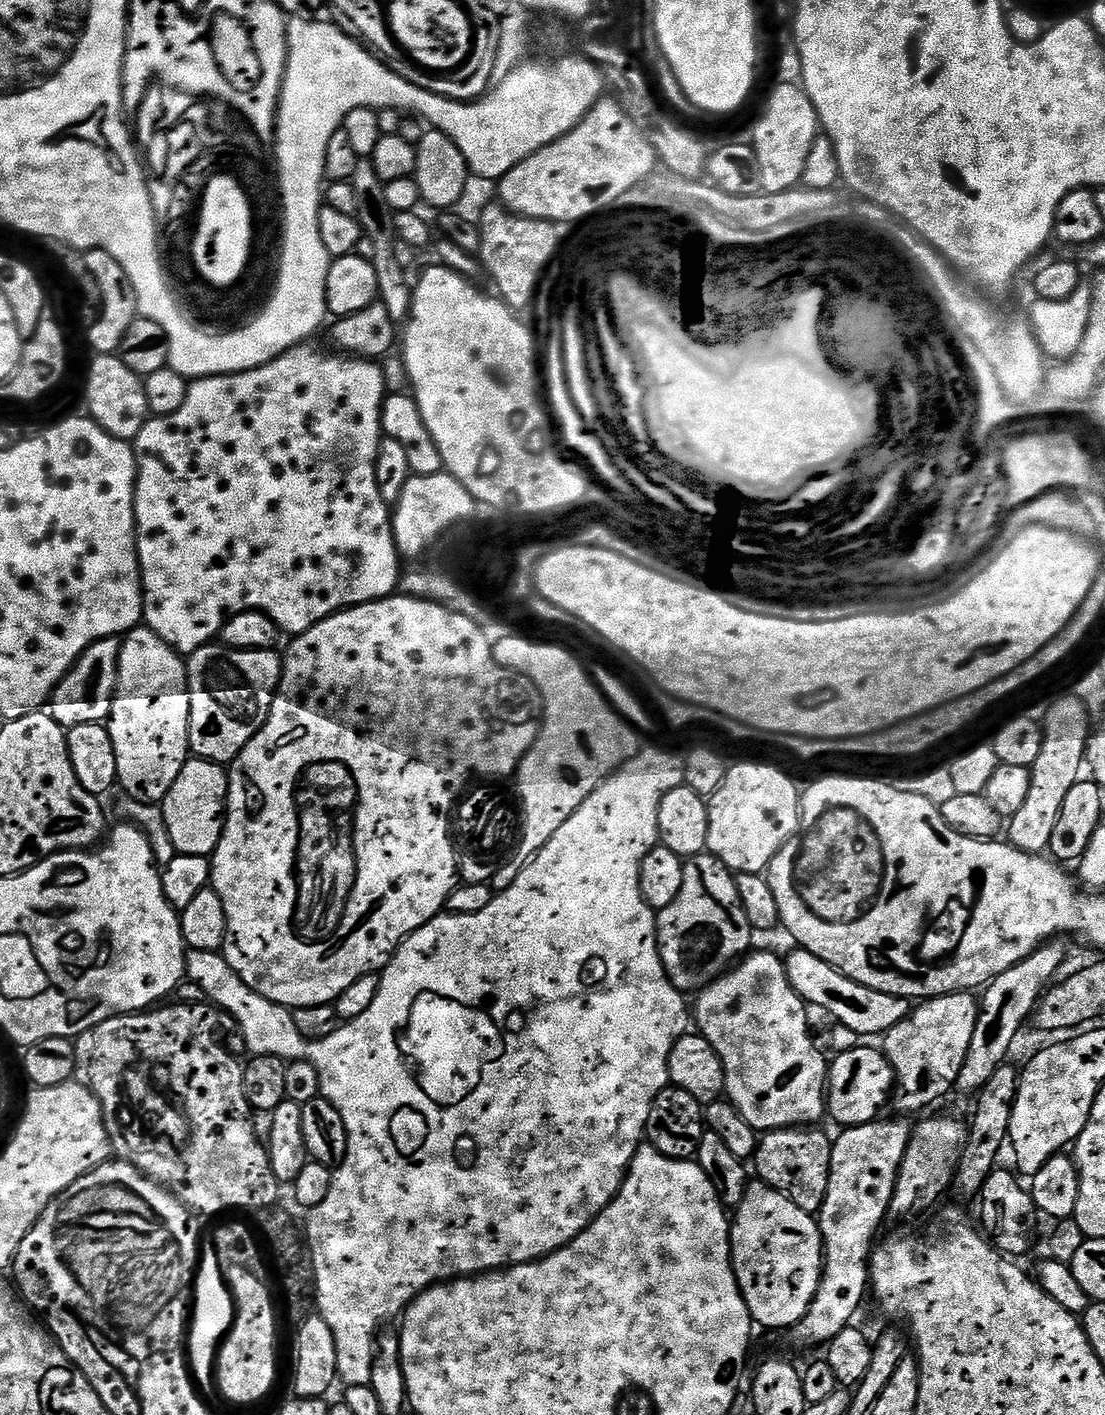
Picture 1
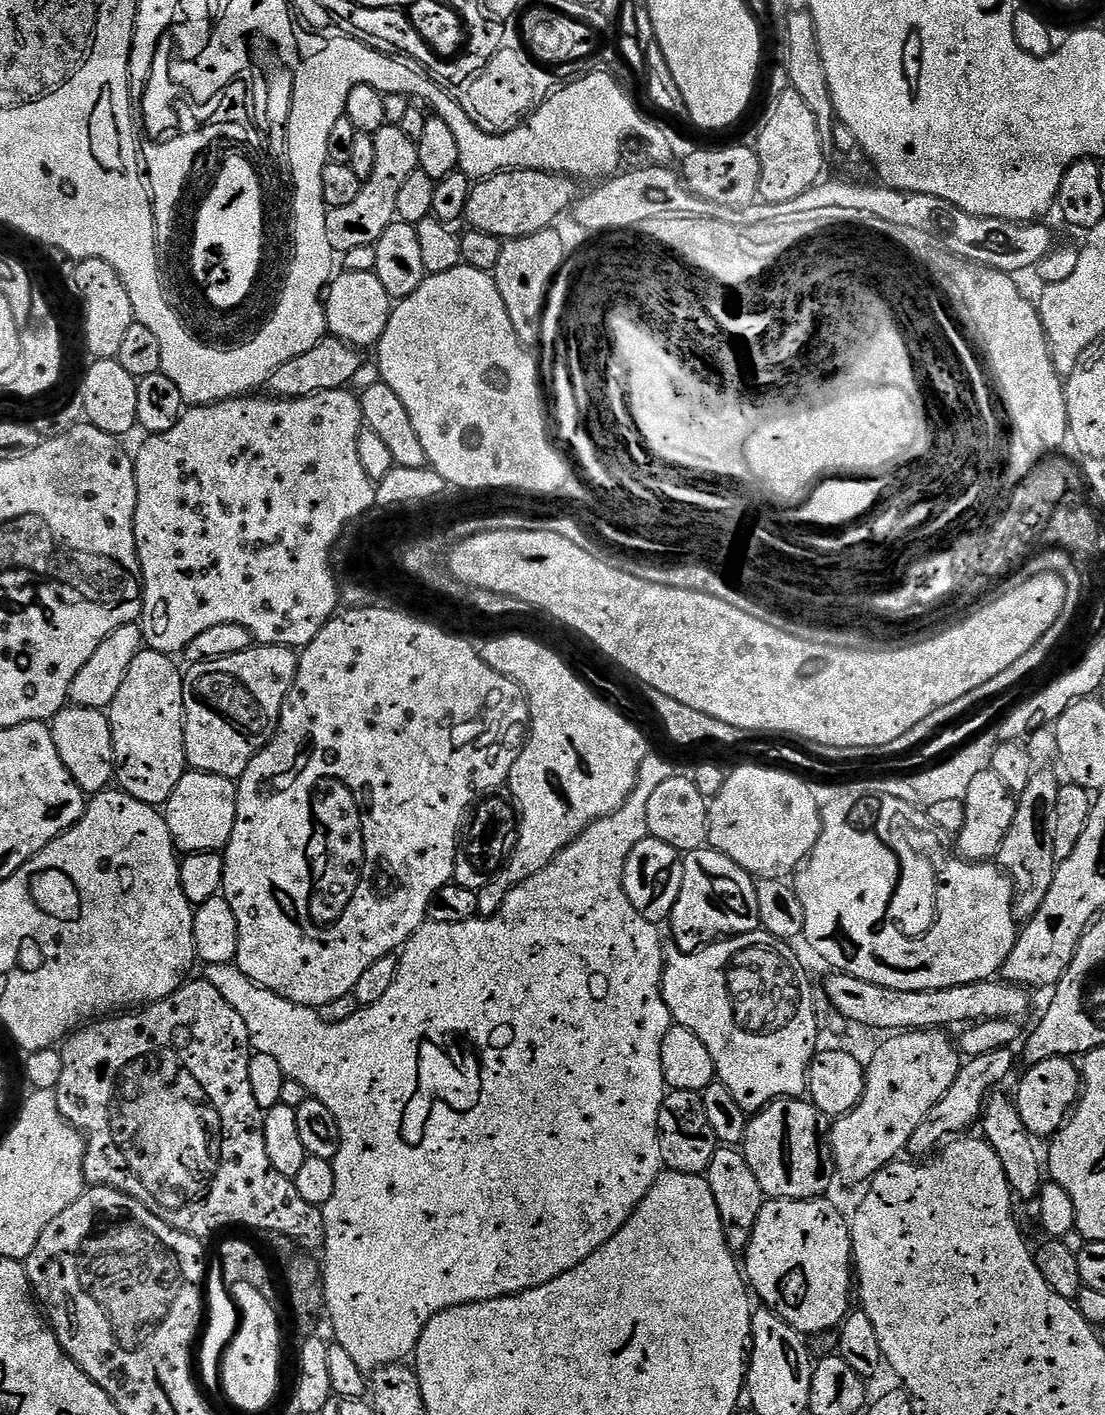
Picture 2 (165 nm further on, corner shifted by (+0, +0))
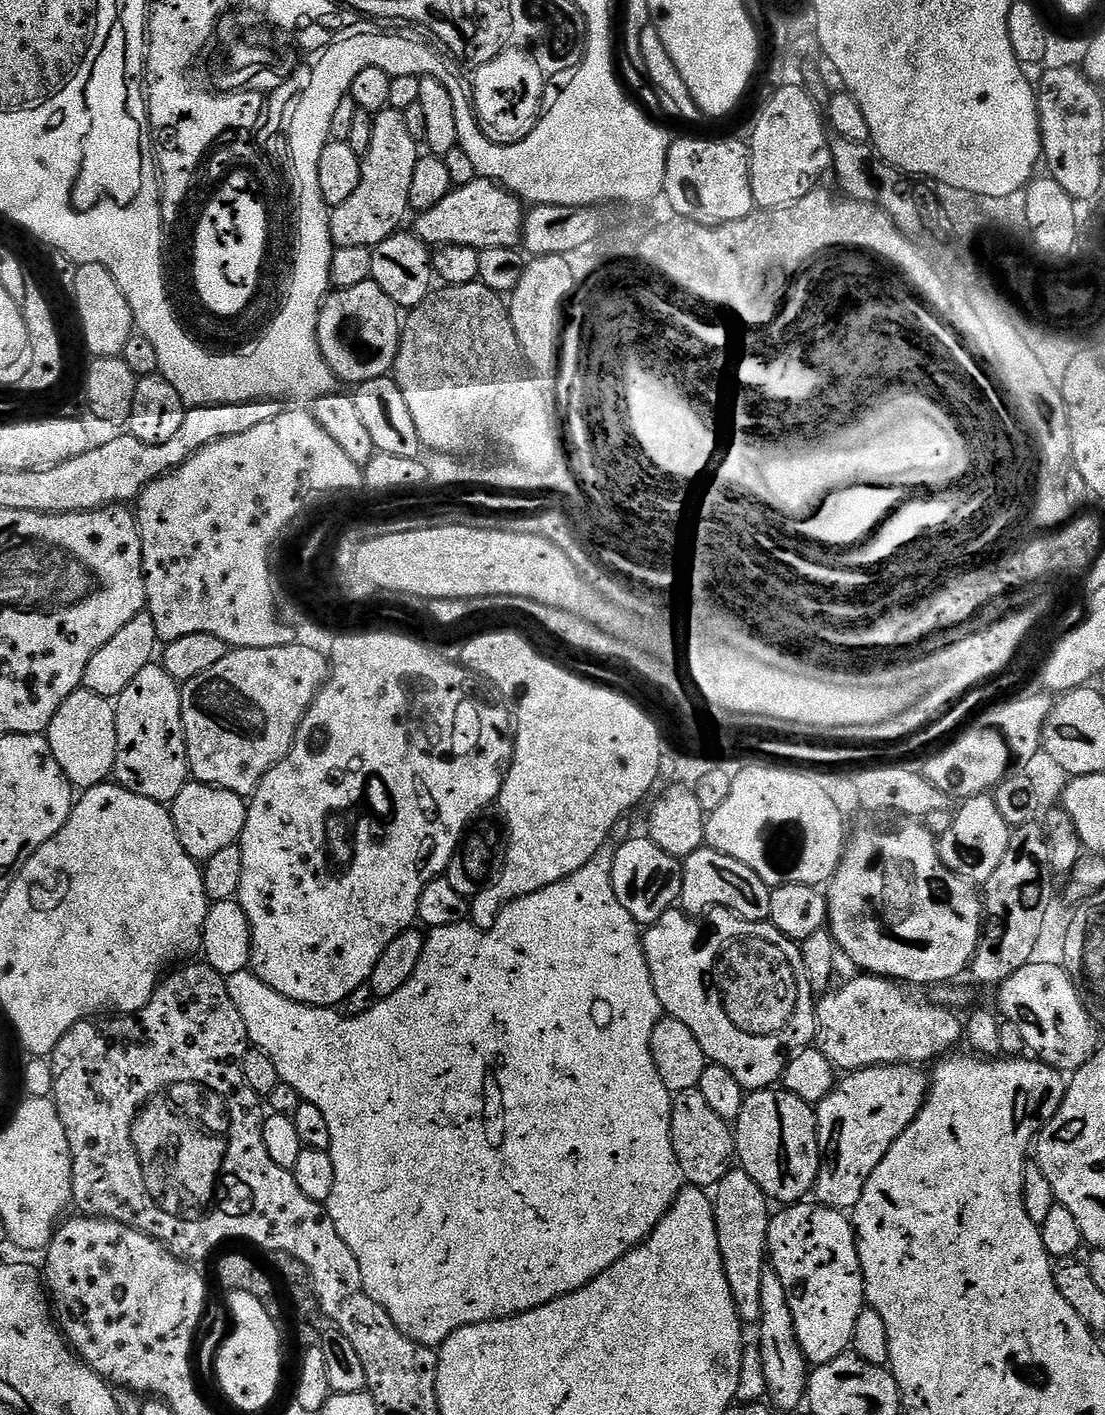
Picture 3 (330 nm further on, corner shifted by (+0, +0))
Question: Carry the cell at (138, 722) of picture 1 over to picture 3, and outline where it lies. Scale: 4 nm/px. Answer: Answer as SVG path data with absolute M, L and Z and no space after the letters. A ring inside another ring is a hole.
M153 662L139 672L122 690L122 694L115 697L116 705L116 767L114 769L115 783L121 784L126 790L138 794L142 798L150 798L154 802L165 806L171 805L174 798L184 785L189 783L188 747L184 737L184 723L182 722L182 698L180 697L181 685L159 663Z

